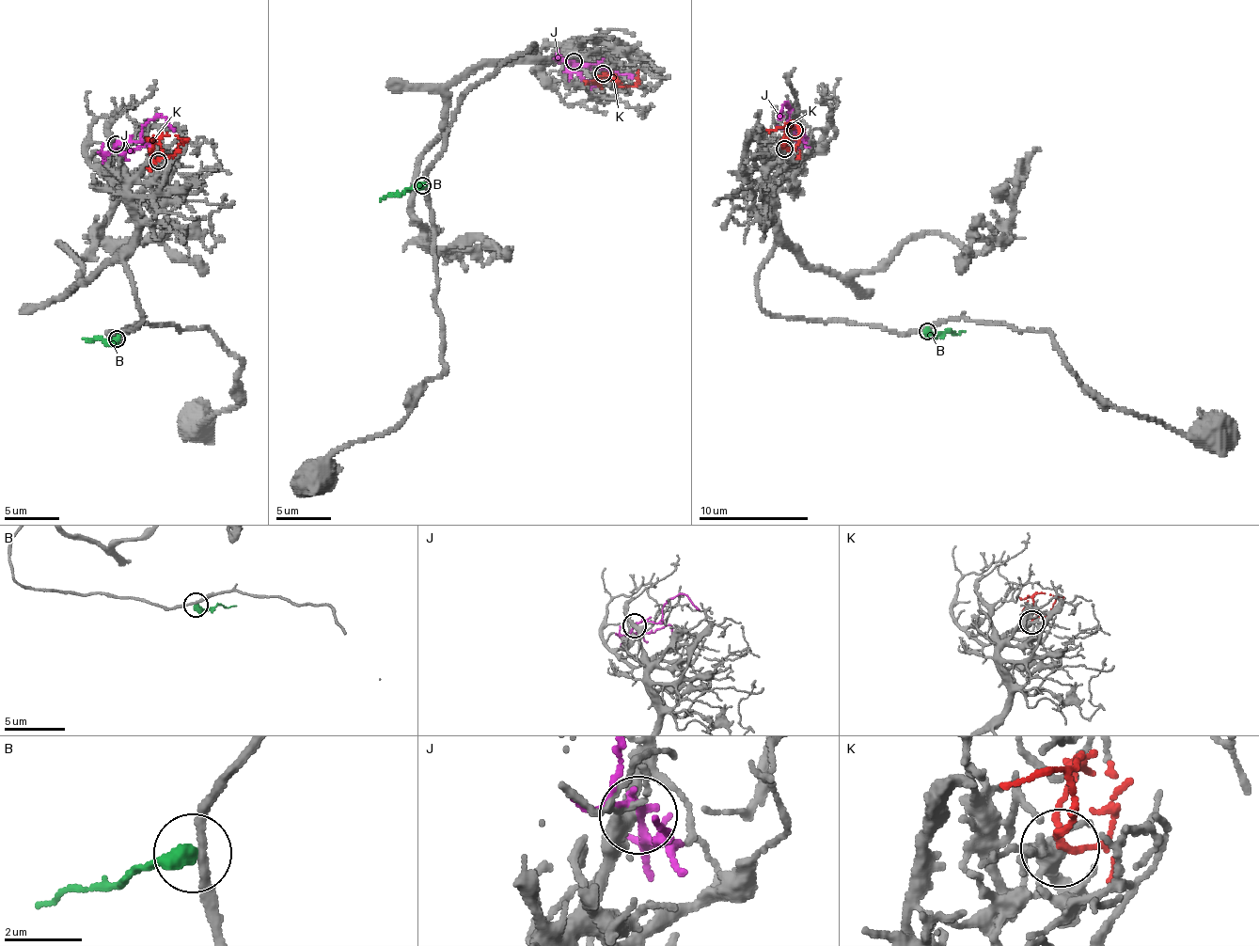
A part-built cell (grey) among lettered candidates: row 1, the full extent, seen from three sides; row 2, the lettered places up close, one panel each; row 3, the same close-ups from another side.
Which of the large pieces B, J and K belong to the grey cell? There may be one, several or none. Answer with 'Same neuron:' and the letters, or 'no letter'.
Same neuron: K

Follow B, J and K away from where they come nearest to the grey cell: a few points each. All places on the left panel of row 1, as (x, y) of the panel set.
B: (117, 338), (103, 342), (84, 338)
J: (116, 144), (136, 141), (141, 127), (156, 117), (164, 117), (174, 131)
K: (157, 161), (178, 149), (182, 142)

